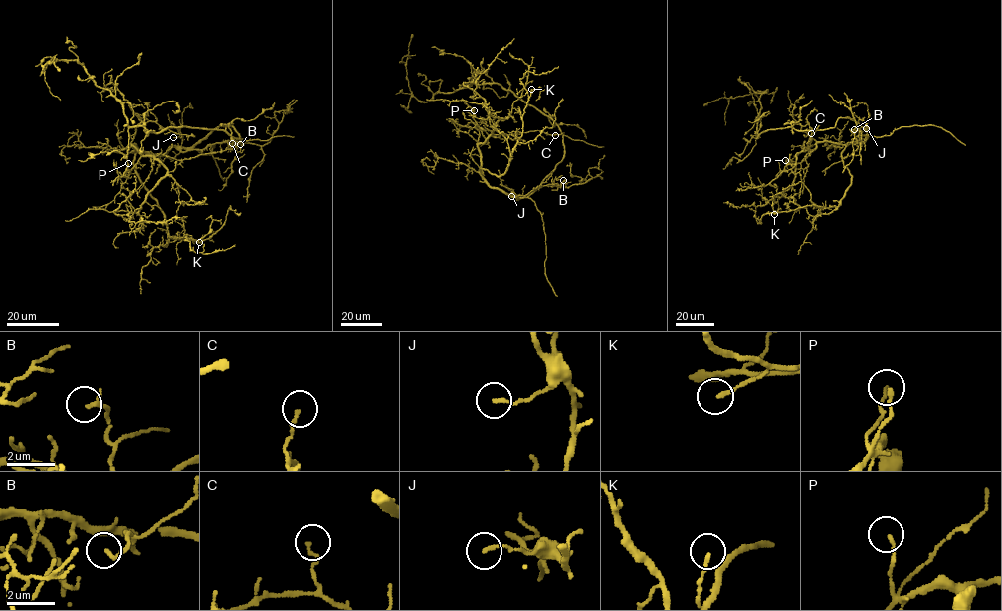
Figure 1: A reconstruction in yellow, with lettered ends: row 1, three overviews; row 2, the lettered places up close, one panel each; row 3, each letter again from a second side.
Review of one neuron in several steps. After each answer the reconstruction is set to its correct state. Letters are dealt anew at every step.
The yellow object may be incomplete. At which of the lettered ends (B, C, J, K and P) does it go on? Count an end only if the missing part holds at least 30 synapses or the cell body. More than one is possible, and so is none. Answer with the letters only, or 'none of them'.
none of them

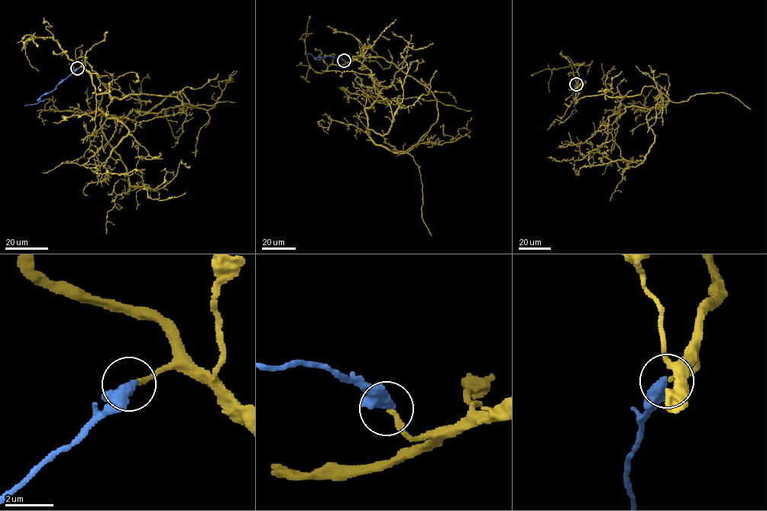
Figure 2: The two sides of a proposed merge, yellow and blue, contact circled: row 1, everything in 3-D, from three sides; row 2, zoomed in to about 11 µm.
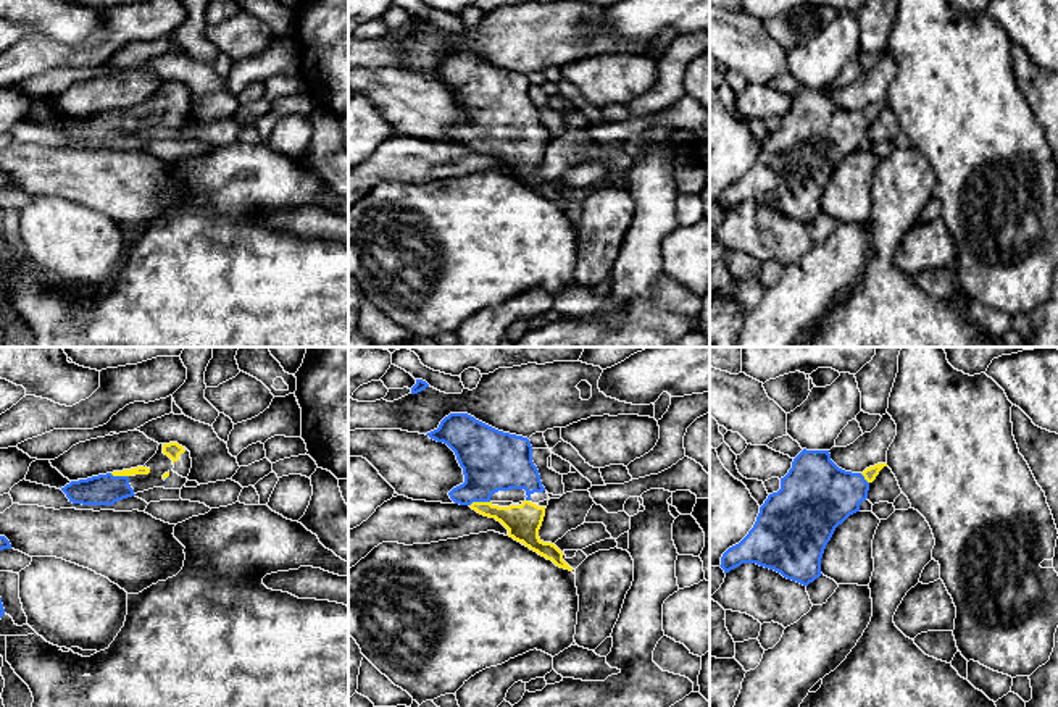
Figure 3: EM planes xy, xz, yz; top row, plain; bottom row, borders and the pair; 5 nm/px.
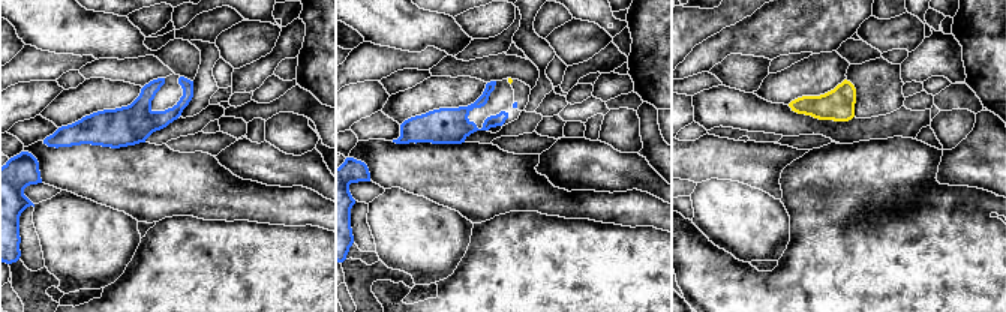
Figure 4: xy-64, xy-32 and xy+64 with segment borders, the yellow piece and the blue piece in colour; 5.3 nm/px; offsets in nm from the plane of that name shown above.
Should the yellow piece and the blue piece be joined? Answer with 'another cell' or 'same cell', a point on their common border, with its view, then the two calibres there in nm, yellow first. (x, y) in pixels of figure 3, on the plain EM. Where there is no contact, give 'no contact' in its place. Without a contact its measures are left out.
same cell | xz (479, 141) | 180/300 nm

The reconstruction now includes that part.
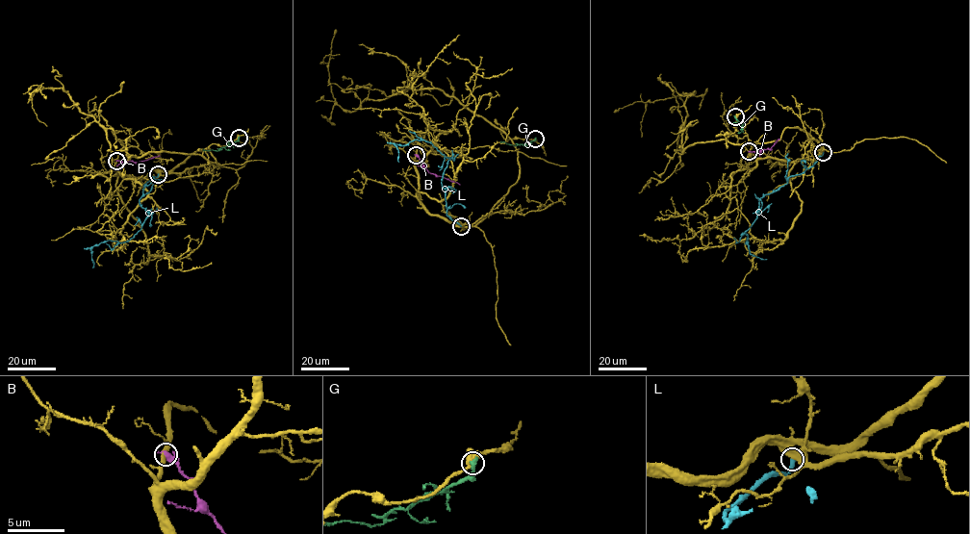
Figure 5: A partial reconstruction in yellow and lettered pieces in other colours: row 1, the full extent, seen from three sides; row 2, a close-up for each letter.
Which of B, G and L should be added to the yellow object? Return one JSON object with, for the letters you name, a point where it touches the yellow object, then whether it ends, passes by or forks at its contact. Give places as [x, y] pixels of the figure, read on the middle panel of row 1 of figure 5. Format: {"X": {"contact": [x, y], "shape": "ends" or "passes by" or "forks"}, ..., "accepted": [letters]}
{"accepted": []}

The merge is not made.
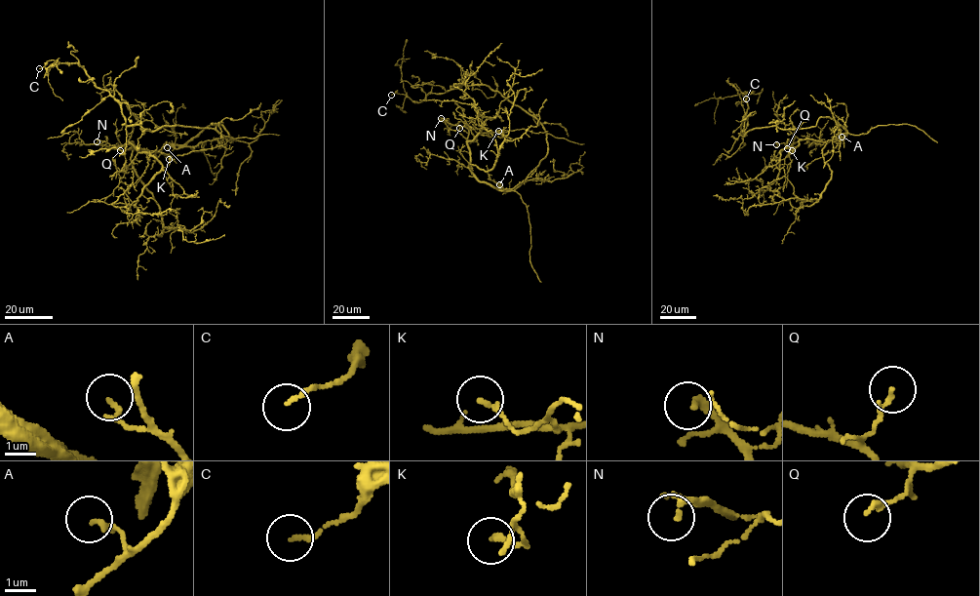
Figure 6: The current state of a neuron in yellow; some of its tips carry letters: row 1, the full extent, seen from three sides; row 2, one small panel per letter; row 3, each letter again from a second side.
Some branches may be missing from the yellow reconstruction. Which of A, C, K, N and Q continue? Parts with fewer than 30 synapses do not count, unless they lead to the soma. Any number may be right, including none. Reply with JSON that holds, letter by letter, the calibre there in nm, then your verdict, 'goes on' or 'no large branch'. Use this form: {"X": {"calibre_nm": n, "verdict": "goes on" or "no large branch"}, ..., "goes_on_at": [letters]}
{"A": {"calibre_nm": 180, "verdict": "no large branch"}, "C": {"calibre_nm": 140, "verdict": "no large branch"}, "K": {"calibre_nm": 140, "verdict": "no large branch"}, "N": {"calibre_nm": 190, "verdict": "goes on"}, "Q": {"calibre_nm": 150, "verdict": "no large branch"}, "goes_on_at": ["N"]}

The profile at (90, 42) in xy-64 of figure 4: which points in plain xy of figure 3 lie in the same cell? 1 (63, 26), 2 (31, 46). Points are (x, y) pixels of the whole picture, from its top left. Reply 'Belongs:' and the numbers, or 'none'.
Belongs: 1

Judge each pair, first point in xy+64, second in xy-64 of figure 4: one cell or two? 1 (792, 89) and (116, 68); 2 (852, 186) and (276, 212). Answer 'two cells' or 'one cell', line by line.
1: two cells
2: two cells

